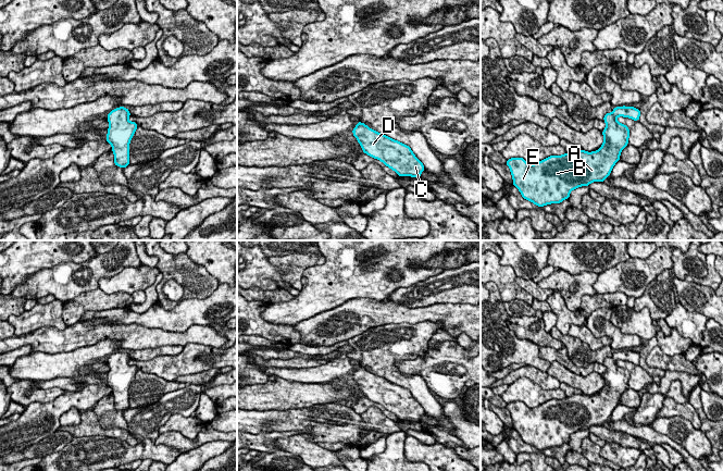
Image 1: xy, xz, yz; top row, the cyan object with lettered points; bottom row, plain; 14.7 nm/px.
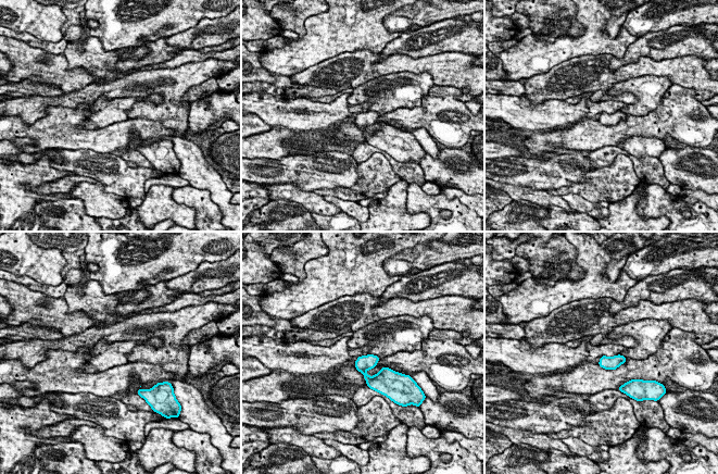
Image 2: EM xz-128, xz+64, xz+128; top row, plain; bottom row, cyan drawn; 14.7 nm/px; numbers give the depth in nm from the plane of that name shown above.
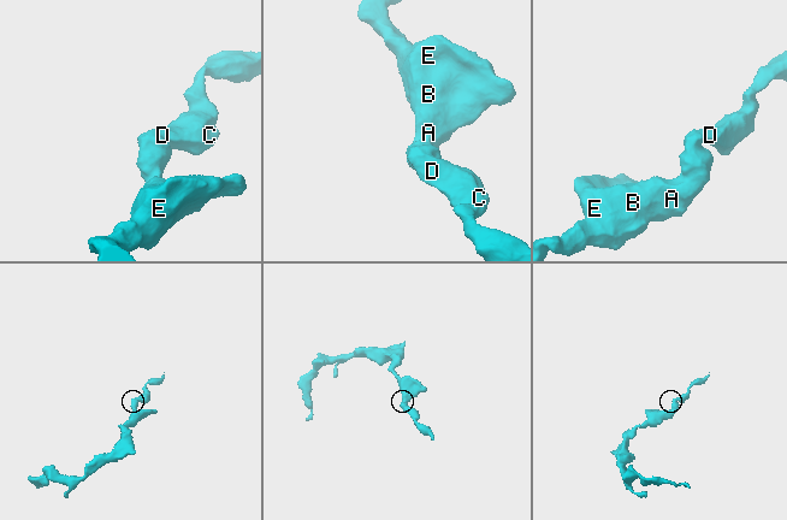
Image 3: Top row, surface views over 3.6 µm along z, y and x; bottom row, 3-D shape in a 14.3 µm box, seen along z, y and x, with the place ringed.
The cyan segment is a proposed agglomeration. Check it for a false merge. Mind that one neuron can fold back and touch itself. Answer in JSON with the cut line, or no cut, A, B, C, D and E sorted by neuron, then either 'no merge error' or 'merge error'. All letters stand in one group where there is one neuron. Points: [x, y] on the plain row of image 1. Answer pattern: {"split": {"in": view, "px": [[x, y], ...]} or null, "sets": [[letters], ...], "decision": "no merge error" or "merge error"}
{"split": null, "sets": [["A", "B", "C", "D", "E"]], "decision": "no merge error"}

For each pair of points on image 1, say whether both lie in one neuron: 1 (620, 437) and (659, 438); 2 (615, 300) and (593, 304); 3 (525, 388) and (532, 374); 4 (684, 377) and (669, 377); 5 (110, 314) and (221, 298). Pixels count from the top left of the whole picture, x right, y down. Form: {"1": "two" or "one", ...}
{"1": "one", "2": "one", "3": "two", "4": "one", "5": "one"}

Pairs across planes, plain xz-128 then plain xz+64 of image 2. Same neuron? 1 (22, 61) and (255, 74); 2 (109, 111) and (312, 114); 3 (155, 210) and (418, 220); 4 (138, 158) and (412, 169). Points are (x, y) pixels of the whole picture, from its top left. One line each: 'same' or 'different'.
1: same
2: same
3: same
4: same

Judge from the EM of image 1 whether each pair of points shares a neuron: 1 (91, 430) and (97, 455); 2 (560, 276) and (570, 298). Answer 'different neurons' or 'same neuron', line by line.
1: different neurons
2: same neuron

